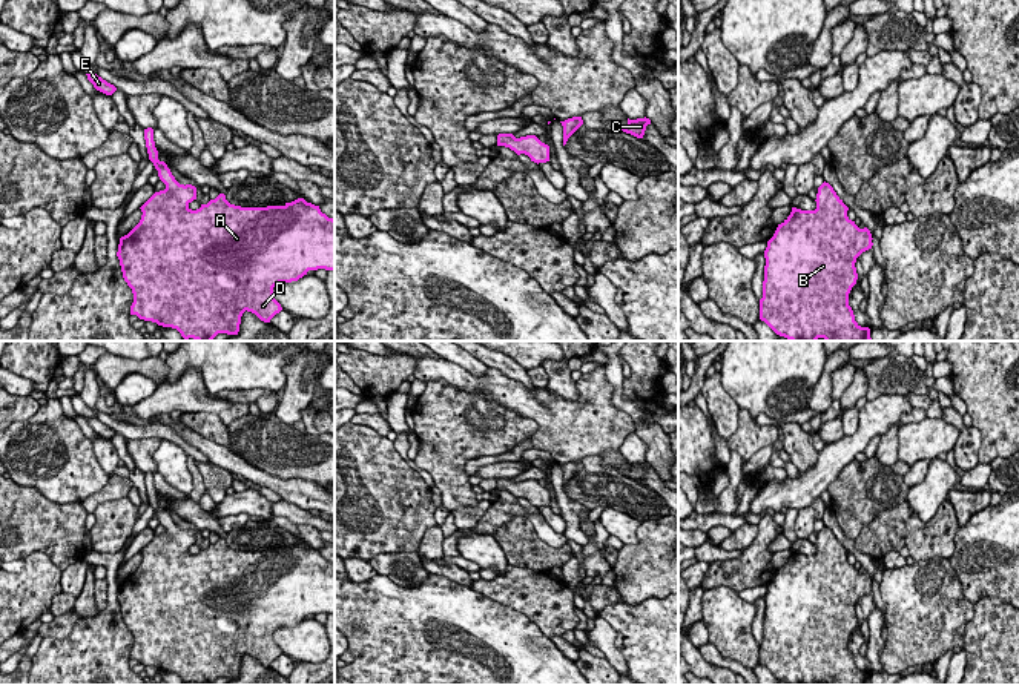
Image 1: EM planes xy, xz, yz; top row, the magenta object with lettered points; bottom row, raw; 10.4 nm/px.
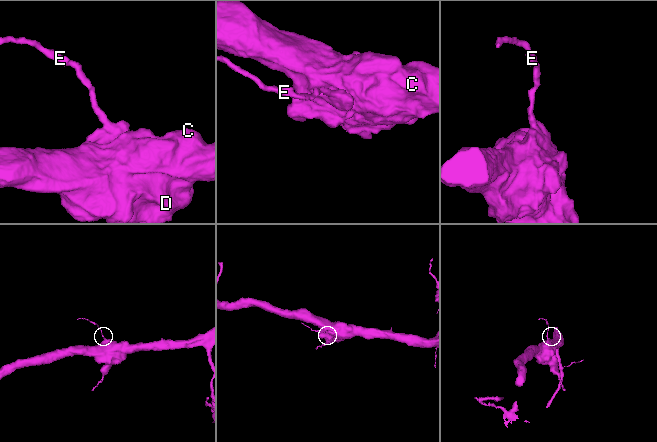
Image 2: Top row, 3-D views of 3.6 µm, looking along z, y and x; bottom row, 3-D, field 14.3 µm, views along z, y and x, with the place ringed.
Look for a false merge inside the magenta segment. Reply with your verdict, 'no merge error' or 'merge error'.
no merge error

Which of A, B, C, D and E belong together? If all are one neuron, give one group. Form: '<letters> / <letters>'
A B C D E

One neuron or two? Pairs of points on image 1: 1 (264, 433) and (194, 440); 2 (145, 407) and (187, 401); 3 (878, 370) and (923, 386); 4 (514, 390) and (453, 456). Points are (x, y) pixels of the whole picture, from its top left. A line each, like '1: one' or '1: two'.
1: two
2: one
3: one
4: two

